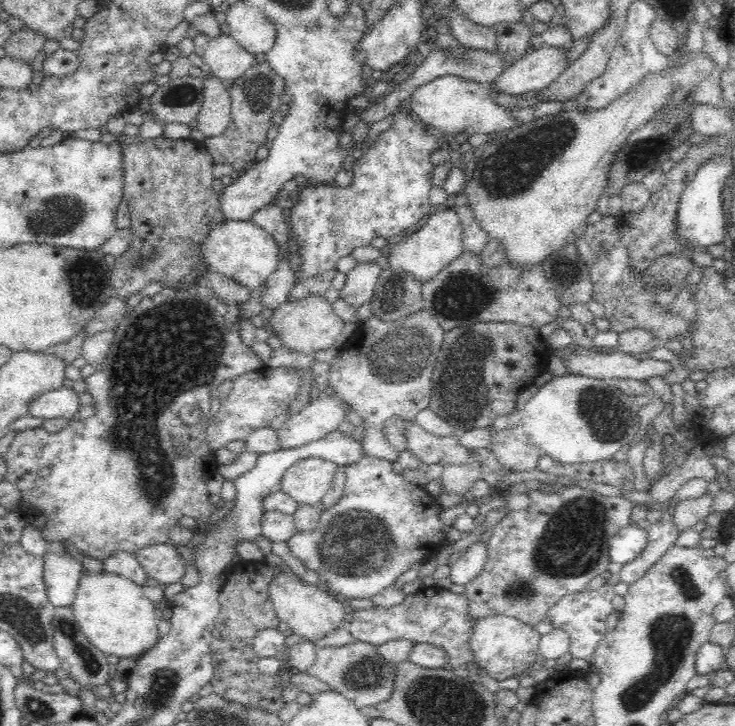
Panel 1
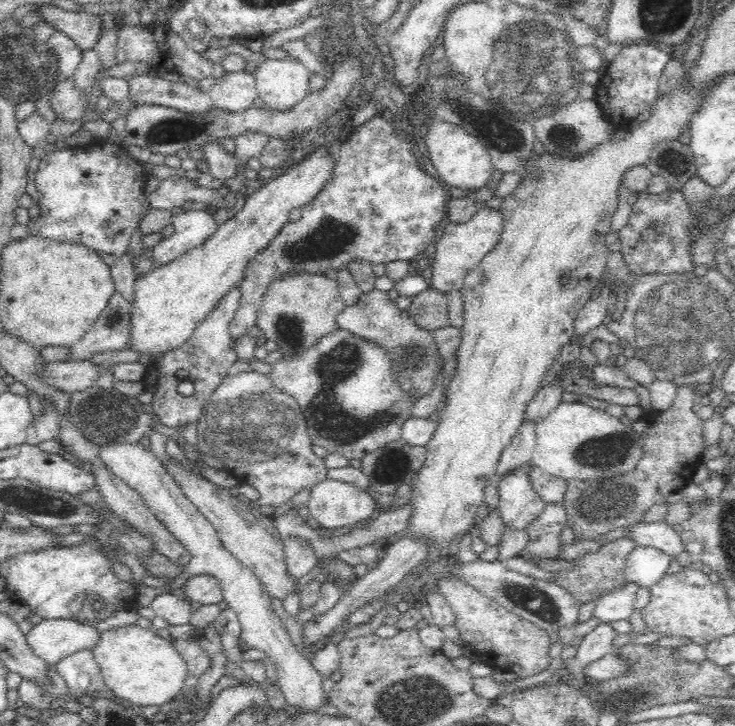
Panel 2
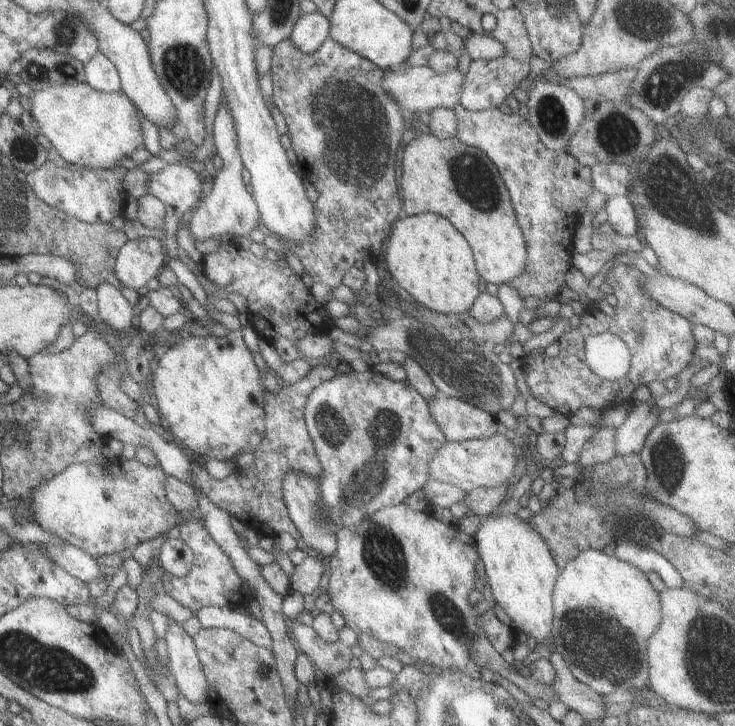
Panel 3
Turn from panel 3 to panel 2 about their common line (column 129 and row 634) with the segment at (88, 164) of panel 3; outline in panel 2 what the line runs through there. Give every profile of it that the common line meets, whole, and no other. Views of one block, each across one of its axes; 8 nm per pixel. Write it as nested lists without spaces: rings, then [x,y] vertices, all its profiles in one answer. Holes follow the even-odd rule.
[[[128,626],[100,632],[100,644],[93,650],[93,657],[99,666],[107,690],[113,692],[119,702],[129,708],[150,708],[150,706],[166,706],[176,699],[186,682],[187,666],[179,651],[154,633],[140,626]]]

